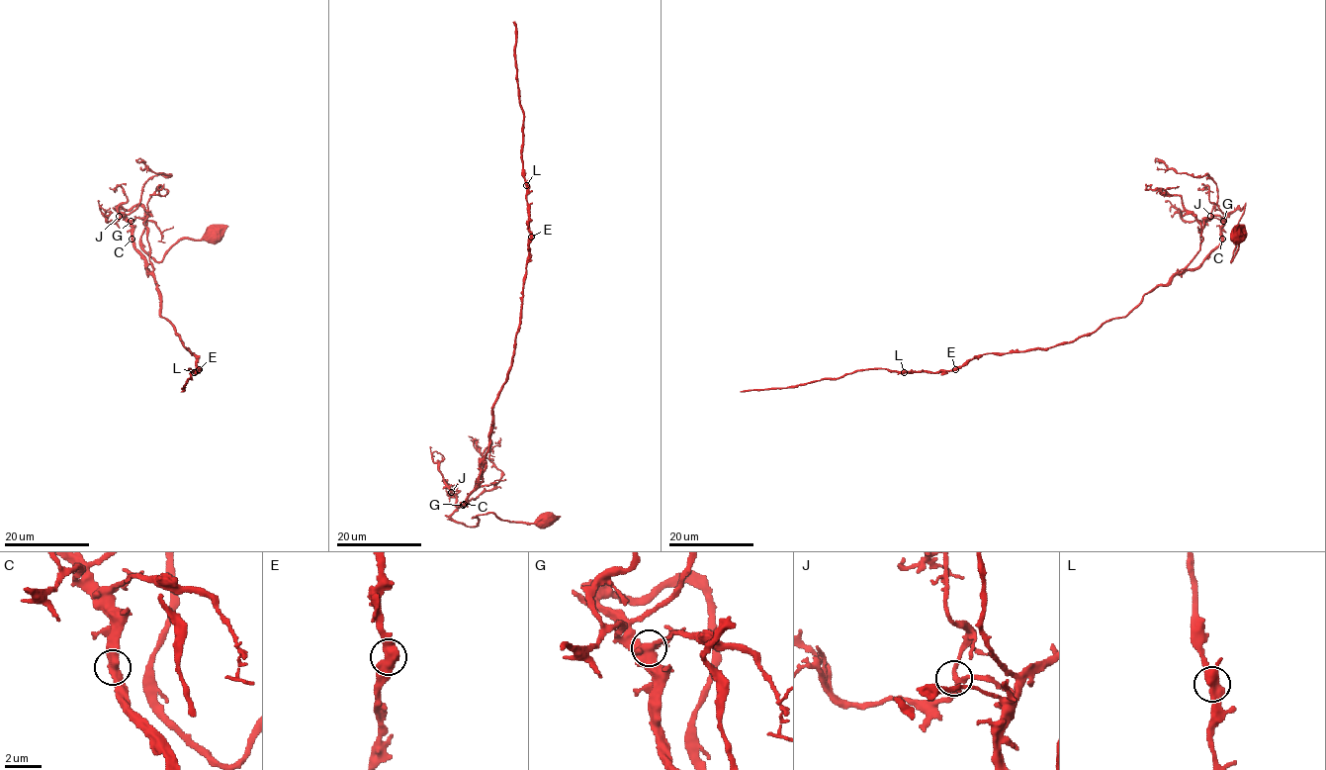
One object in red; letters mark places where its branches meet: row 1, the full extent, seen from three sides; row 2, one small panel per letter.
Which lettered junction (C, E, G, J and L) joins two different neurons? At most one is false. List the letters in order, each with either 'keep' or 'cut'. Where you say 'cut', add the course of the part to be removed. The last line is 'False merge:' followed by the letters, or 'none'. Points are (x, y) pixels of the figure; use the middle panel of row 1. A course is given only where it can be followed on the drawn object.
C: keep
E: keep
G: cut; course (463, 505), (479, 487), (490, 485), (495, 479), (505, 479)
J: keep
L: keep
False merge: G

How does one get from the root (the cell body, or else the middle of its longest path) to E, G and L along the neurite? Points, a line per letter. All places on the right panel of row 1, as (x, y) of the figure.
E: (1238, 235), (1245, 206), (1196, 267), (1125, 316), (955, 369)
G: (1238, 235), (1241, 240), (1231, 261), (1235, 248), (1235, 229), (1245, 206), (1234, 210), (1223, 221)
L: (1238, 235), (1245, 206), (1226, 218), (1221, 242), (1196, 267), (1071, 341), (904, 372)

